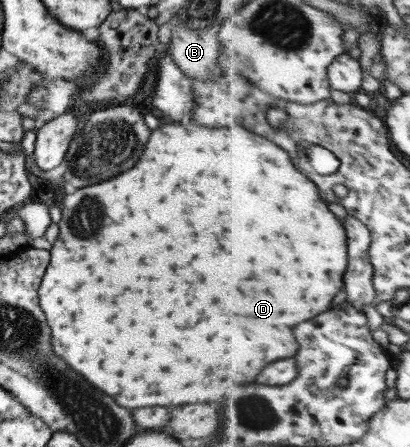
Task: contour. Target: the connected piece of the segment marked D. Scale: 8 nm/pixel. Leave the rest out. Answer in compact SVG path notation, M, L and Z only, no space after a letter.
M163 124L157 130L151 130L139 162L131 170L97 186L93 184L65 194L58 206L61 214L59 236L48 250L51 260L37 291L38 306L51 328L51 348L69 368L123 408L179 406L219 400L229 386L235 386L237 390L237 386L253 382L269 362L295 356L299 344L293 336L293 328L331 308L333 298L343 288L343 274L349 264L346 226L329 210L315 182L295 168L291 156L283 148L243 126L203 128L195 124Z

